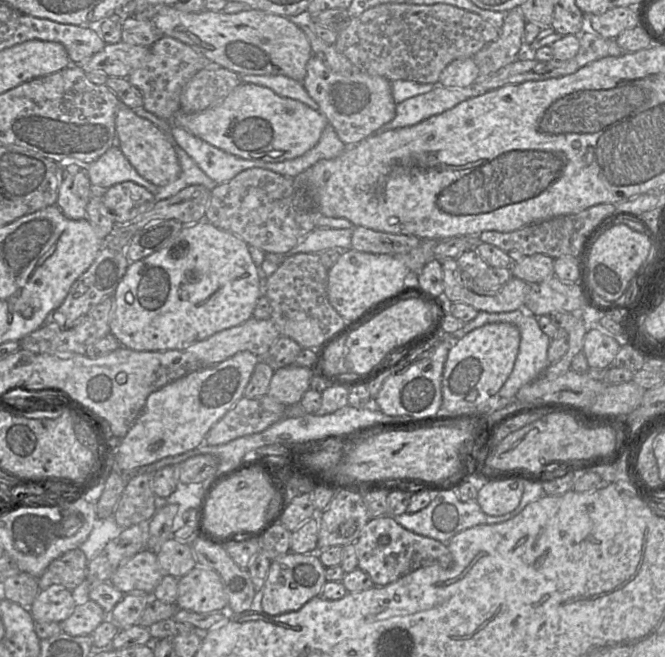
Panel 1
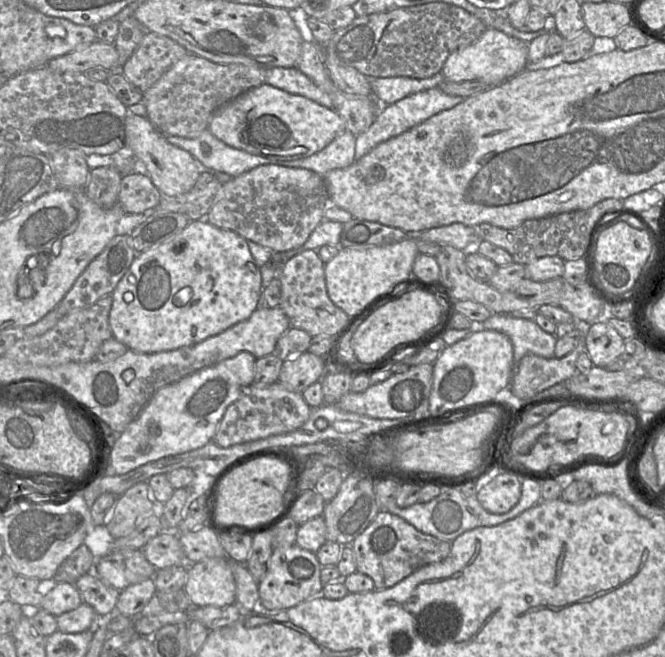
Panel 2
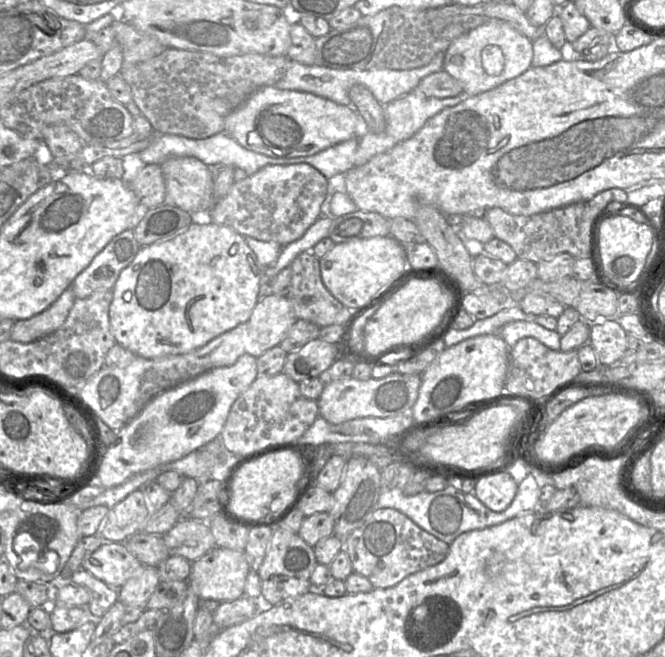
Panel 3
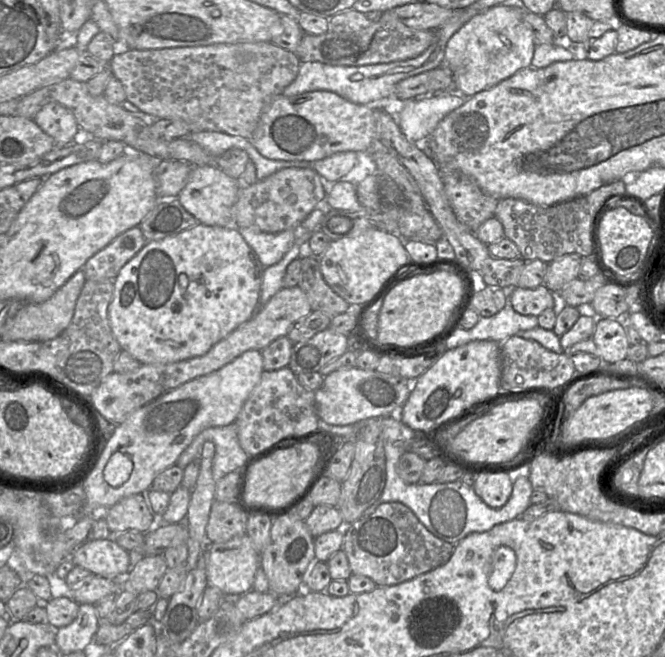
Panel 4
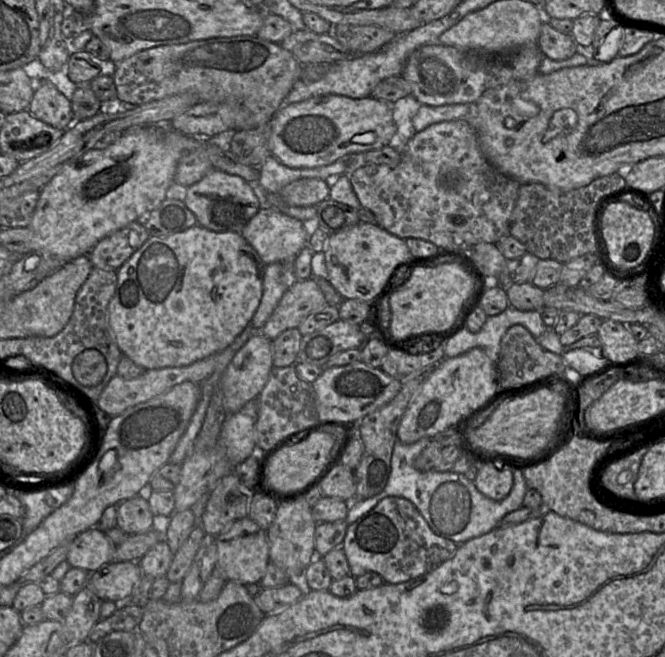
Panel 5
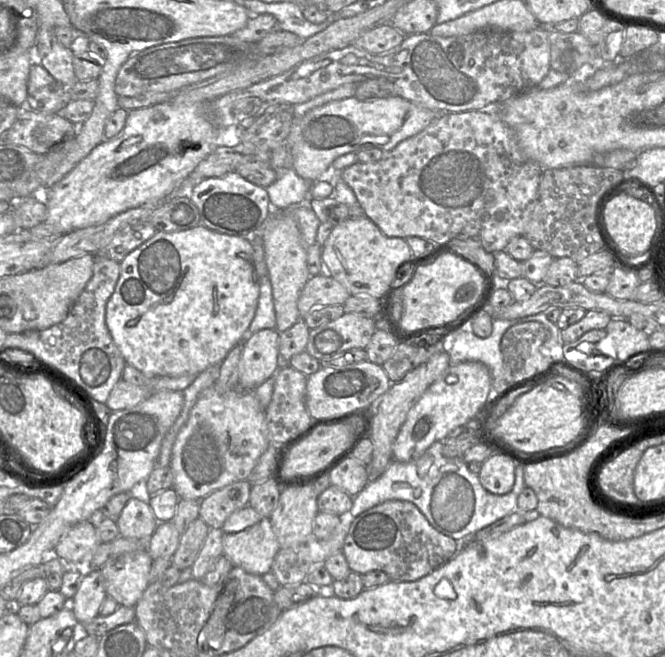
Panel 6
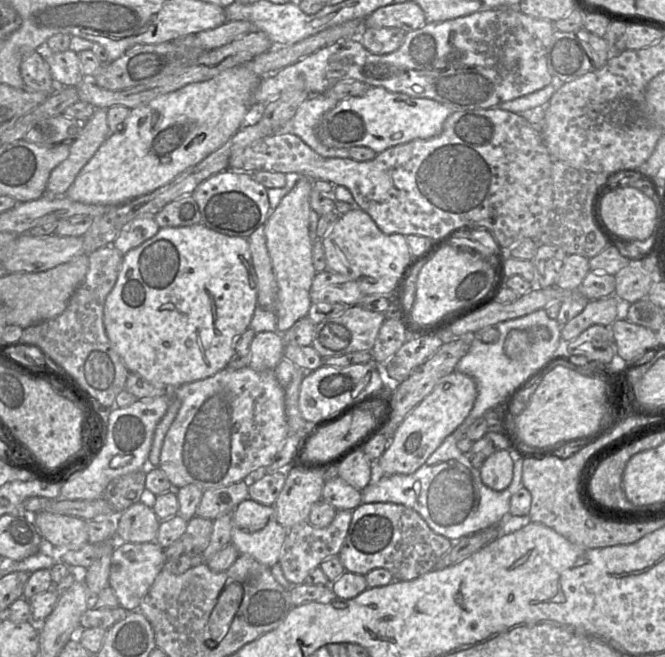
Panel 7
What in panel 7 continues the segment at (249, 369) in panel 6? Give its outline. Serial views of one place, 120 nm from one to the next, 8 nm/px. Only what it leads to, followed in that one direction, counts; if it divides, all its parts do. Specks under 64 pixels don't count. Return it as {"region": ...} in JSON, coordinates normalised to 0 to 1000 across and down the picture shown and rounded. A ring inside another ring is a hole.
{"region":[[[385,507],[376,527],[376,560],[385,565],[412,563],[424,545],[427,519],[423,507]]]}

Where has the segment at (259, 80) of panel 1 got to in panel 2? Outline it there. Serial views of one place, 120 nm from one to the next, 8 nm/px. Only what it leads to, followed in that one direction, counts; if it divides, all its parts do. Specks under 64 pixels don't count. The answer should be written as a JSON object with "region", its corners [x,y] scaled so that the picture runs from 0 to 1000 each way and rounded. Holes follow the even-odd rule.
{"region":[[[447,102],[402,105],[398,126],[438,143],[459,146],[489,163],[502,164],[496,146]]]}

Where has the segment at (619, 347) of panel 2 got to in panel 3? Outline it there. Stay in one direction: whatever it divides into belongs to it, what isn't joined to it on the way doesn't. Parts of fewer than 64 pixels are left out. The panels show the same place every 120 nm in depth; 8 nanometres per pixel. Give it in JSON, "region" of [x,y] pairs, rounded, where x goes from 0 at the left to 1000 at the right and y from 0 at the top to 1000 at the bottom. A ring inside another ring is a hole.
{"region":[[[925,484],[905,486],[887,493],[886,521],[904,557],[917,557],[944,530],[943,505]]]}

